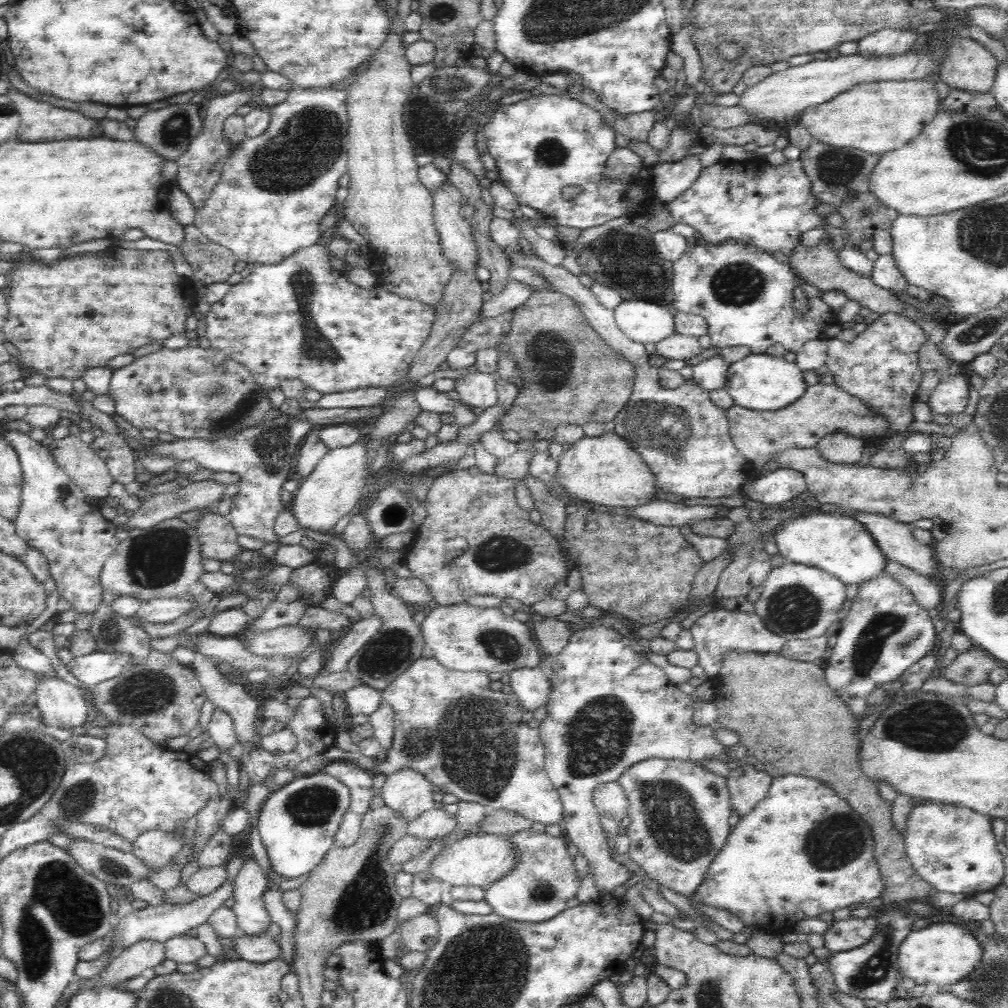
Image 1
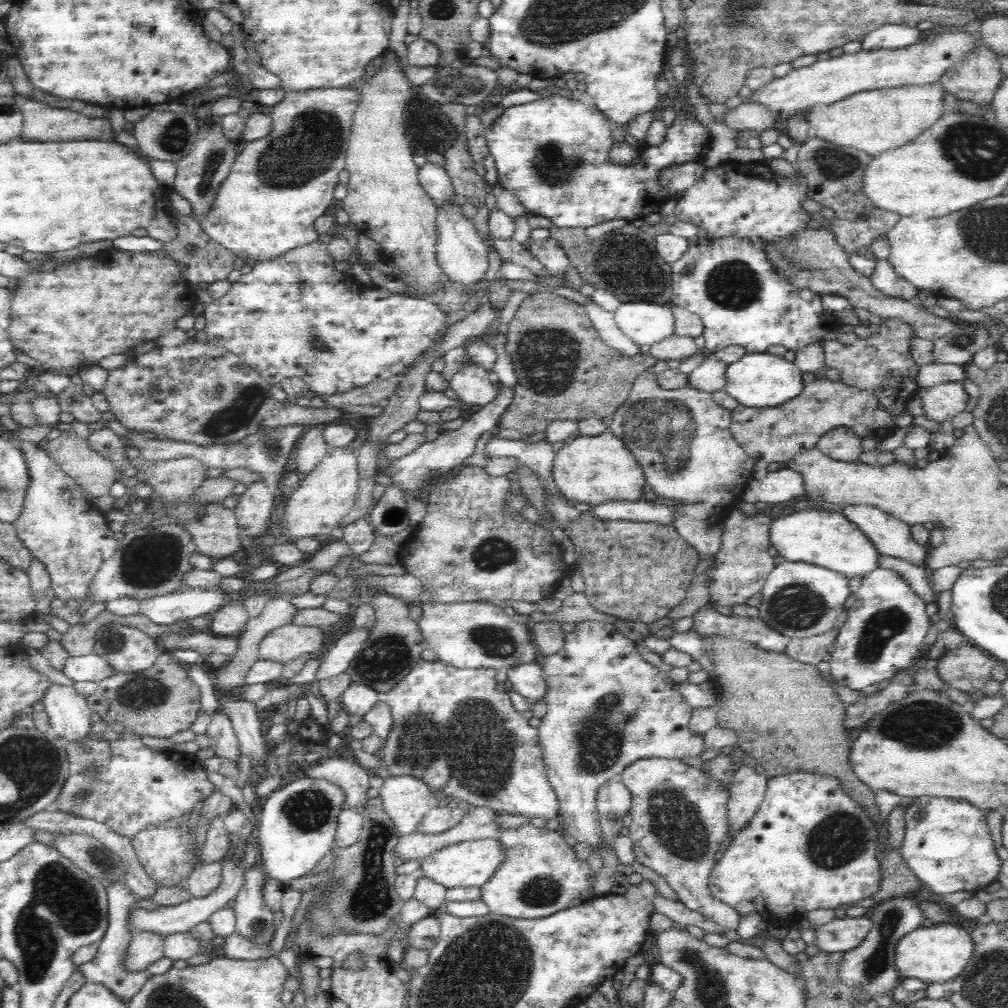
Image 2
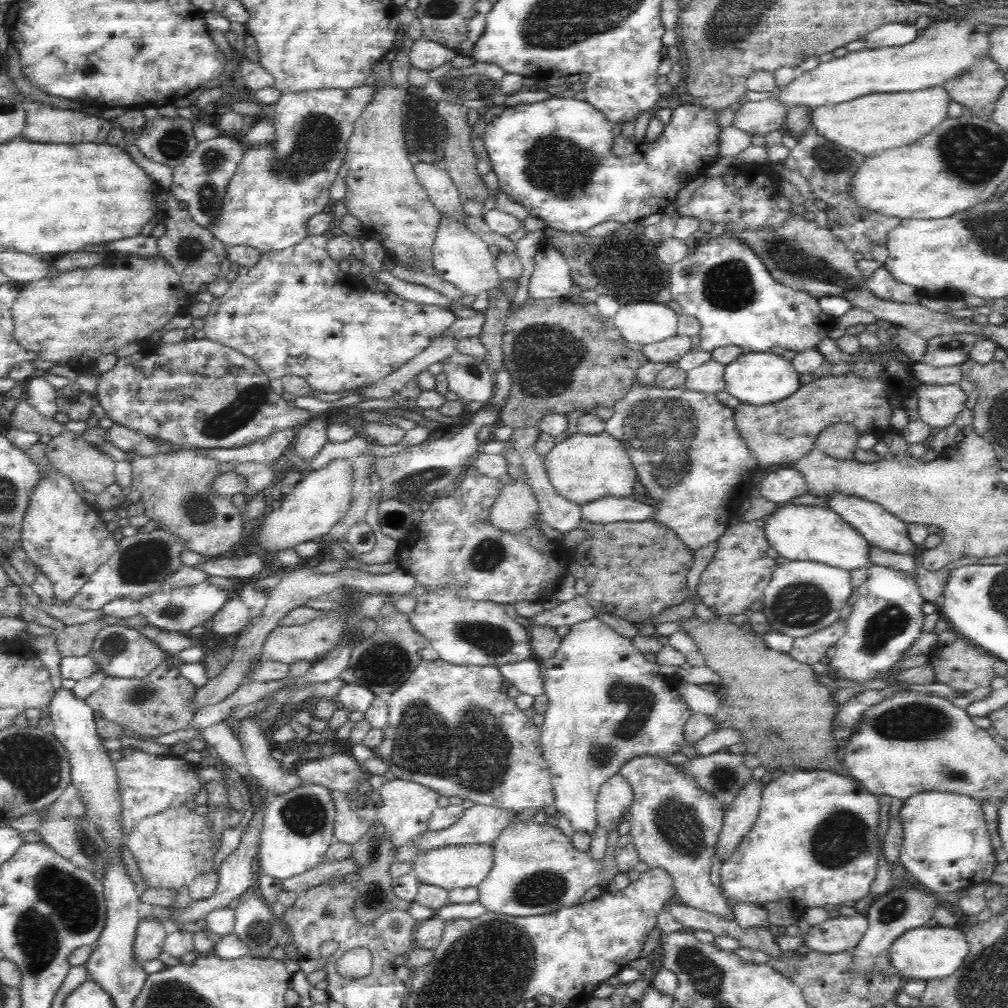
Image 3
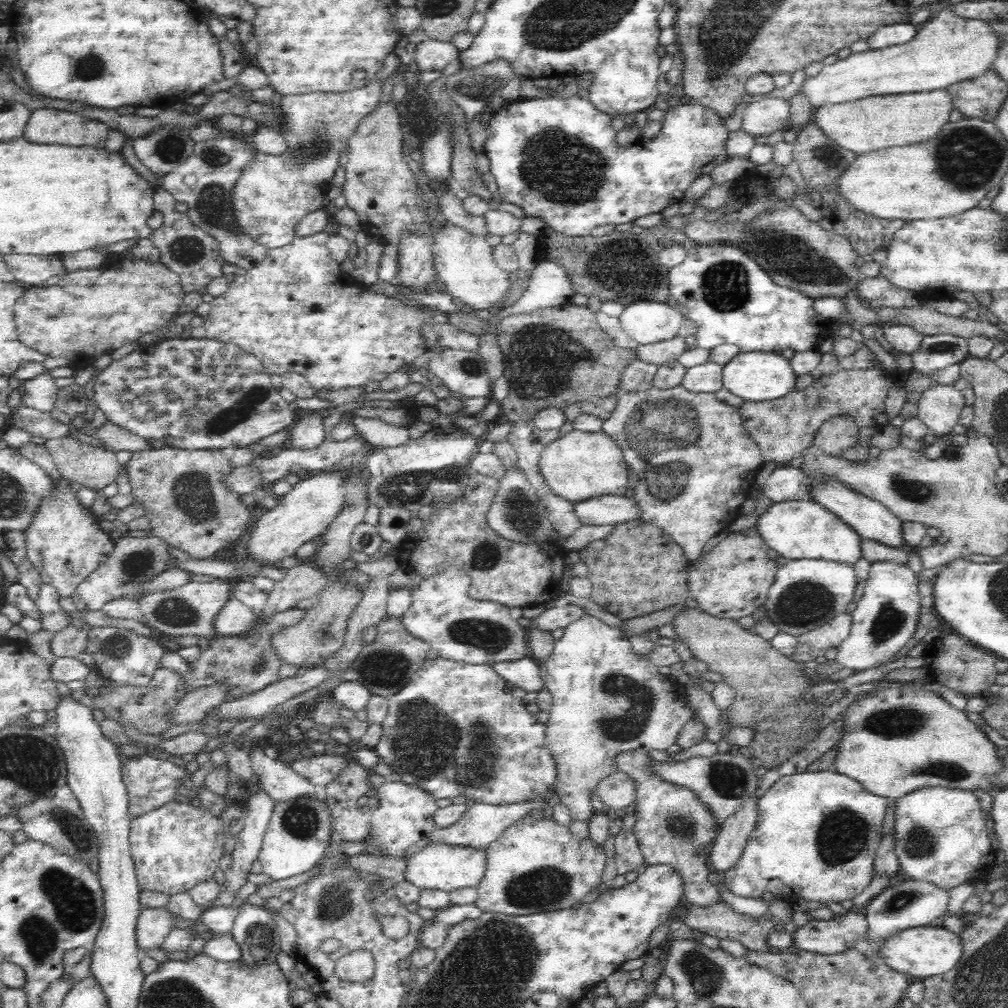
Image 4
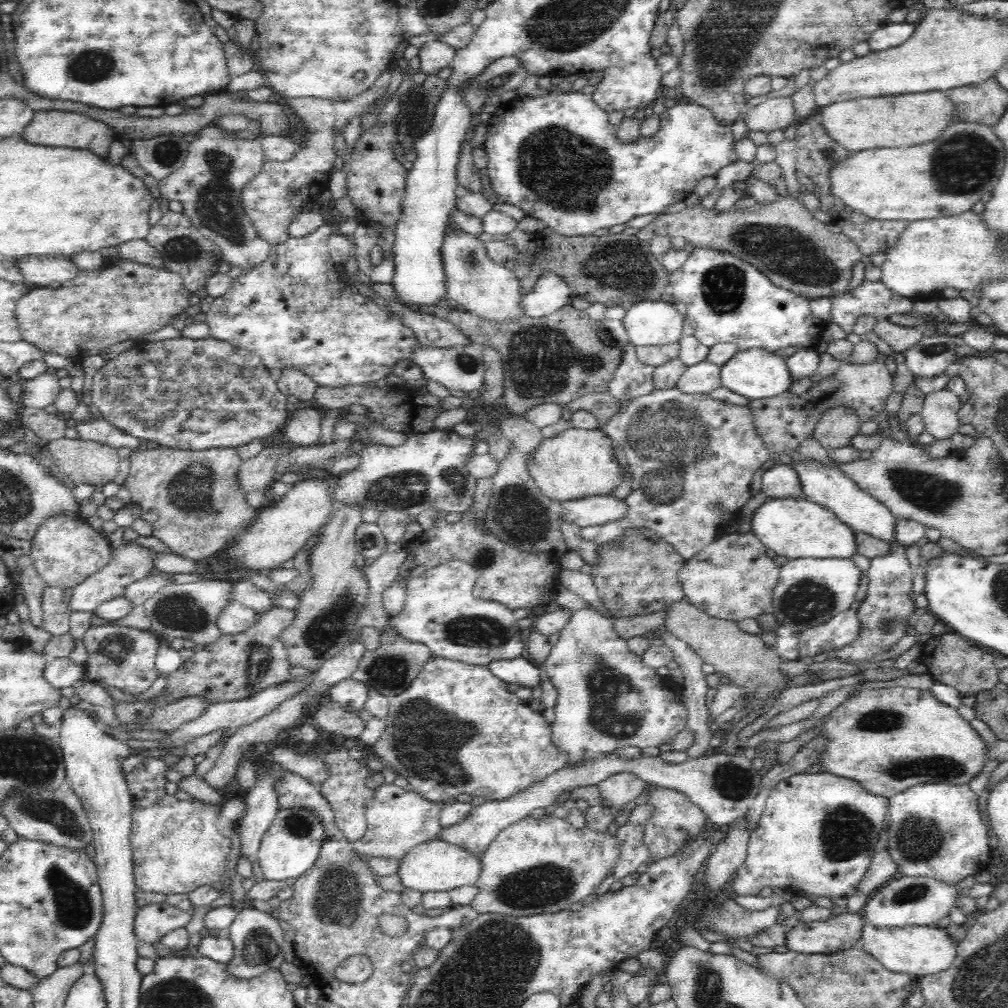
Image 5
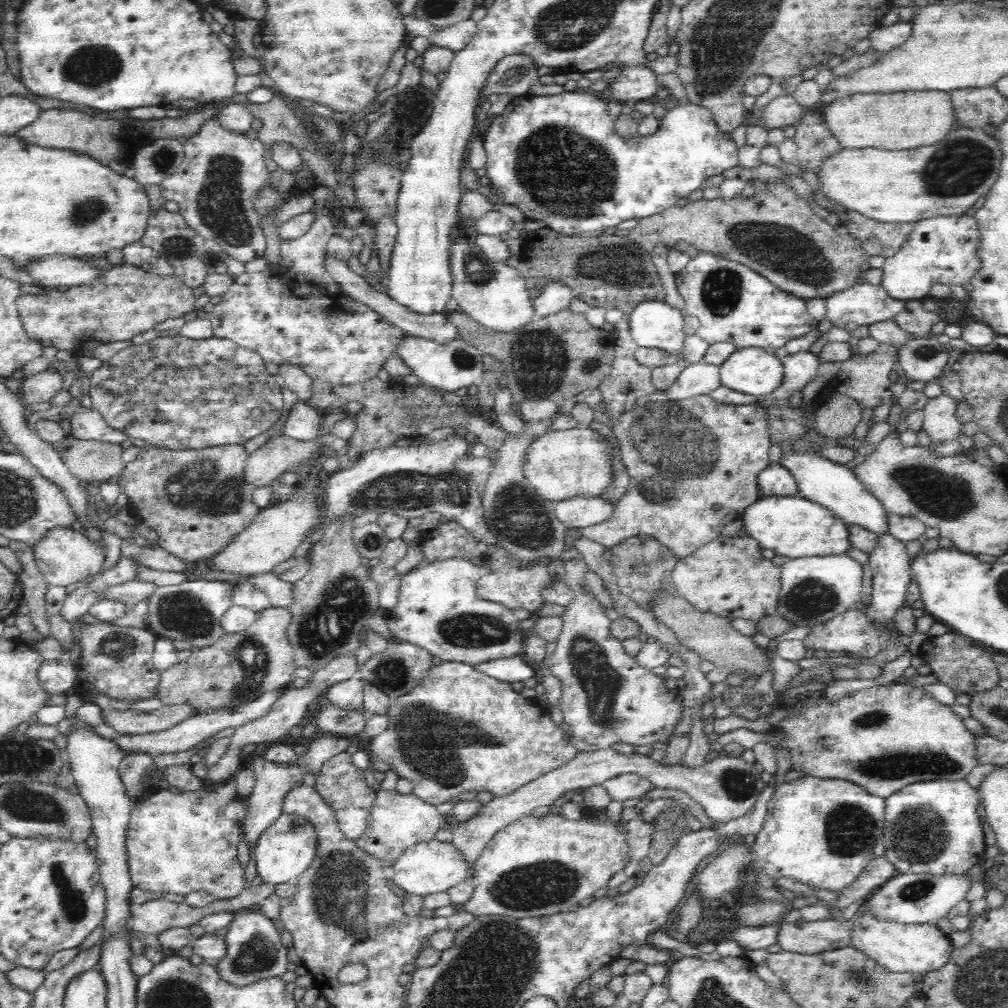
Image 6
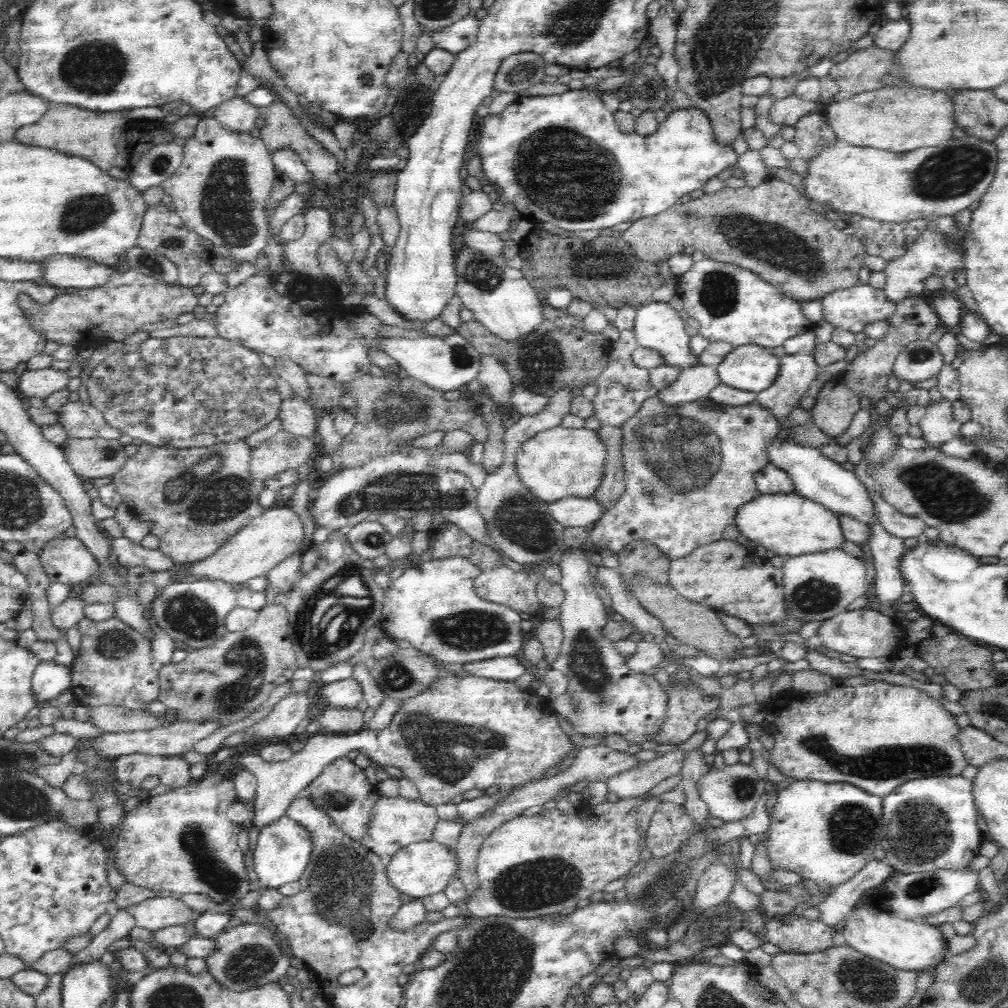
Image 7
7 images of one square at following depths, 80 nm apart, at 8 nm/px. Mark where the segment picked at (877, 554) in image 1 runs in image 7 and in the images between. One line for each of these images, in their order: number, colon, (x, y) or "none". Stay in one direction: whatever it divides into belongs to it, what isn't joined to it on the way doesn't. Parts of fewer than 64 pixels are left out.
2: (827, 539)
3: (803, 533)
4: (798, 530)
5: (796, 528)
6: (795, 527)
7: (788, 524)

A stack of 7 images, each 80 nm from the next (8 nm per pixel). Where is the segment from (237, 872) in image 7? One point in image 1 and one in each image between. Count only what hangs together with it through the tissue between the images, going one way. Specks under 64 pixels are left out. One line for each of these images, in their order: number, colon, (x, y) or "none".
1: (156, 848)
2: (165, 851)
3: (171, 848)
4: (173, 848)
5: (177, 845)
6: (177, 843)

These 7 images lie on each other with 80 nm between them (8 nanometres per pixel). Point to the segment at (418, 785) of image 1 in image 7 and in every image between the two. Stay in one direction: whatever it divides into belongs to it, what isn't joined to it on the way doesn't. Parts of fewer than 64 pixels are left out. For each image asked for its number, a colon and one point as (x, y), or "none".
2: (406, 799)
3: (405, 806)
4: (406, 814)
5: (398, 820)
6: (396, 822)
7: (397, 822)

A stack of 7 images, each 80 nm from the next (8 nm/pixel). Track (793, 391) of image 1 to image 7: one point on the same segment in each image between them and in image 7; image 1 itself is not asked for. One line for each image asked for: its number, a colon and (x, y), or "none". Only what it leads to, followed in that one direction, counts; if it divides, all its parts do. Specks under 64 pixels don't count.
2: (763, 380)
3: (757, 379)
4: (754, 377)
5: (755, 374)
6: (755, 372)
7: (750, 368)

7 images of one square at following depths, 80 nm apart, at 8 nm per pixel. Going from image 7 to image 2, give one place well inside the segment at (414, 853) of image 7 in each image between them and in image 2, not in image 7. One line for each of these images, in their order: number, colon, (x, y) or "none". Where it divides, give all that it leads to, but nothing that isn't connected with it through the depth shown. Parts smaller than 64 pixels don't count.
2: (467, 864)
3: (461, 866)
4: (440, 867)
5: (435, 866)
6: (432, 867)

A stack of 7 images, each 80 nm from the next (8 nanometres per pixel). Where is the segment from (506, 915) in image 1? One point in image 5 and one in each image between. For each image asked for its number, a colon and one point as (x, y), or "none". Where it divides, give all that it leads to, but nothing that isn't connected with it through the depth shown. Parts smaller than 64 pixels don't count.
2: (541, 875)
3: (537, 870)
4: (536, 866)
5: (535, 866)

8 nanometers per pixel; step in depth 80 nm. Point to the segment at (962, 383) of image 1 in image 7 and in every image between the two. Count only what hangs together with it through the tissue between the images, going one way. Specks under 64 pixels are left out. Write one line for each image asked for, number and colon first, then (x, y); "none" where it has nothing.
2: (942, 402)
3: (938, 405)
4: (939, 407)
5: (939, 412)
6: (939, 415)
7: (938, 426)

